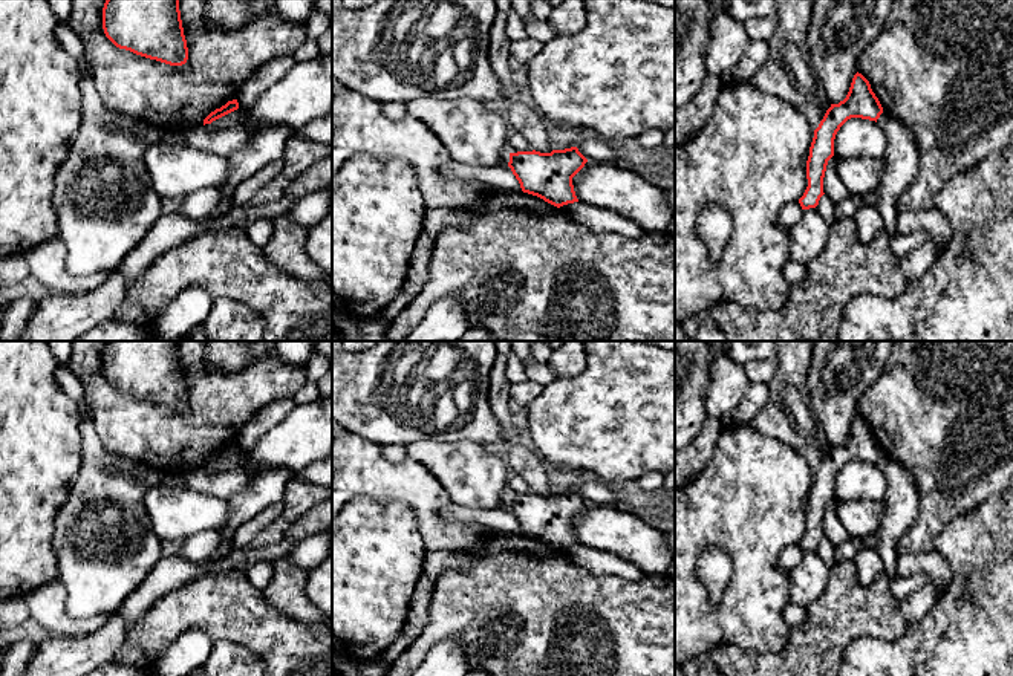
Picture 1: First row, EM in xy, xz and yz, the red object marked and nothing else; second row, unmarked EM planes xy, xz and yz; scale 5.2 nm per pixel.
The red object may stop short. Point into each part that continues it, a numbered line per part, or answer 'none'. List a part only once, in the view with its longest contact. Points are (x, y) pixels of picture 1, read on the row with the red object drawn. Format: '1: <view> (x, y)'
1: xy (237, 116)

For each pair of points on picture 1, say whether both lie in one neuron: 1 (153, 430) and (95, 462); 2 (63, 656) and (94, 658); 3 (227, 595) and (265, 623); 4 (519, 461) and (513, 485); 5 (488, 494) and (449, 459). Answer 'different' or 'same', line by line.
1: different
2: same
3: same
4: different
5: same

